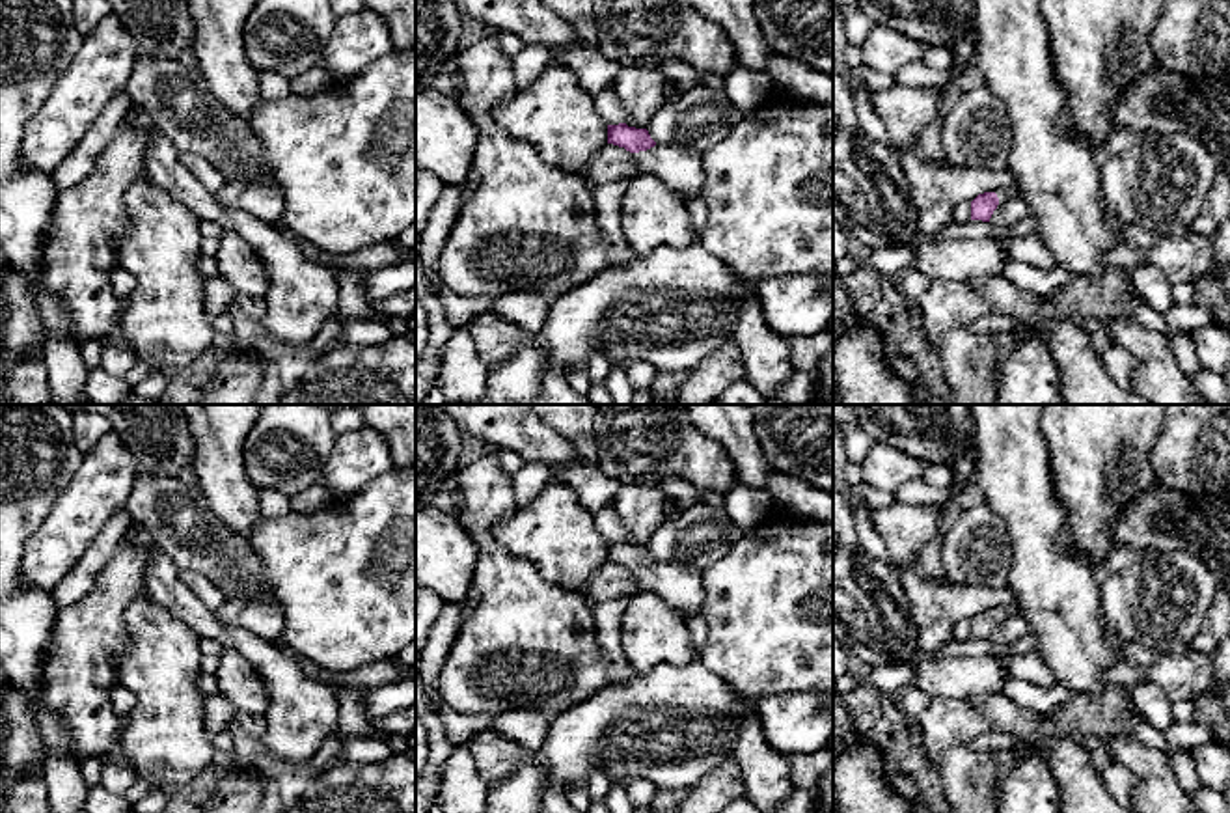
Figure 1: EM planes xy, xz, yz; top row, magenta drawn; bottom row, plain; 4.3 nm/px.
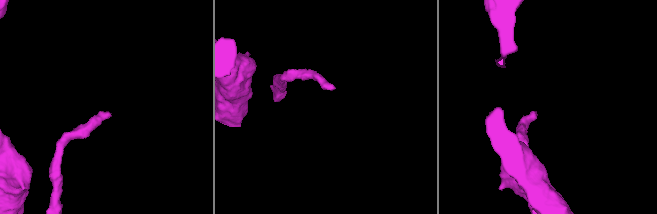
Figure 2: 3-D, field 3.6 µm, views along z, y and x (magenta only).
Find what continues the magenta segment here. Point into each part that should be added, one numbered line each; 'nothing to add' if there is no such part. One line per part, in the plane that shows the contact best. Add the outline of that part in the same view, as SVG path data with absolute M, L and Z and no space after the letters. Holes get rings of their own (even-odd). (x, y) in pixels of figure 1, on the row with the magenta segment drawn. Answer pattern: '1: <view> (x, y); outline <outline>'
1: xz (679, 166); outline M654 145L634 153L641 172L662 179L682 201L703 192L703 151L684 145Z

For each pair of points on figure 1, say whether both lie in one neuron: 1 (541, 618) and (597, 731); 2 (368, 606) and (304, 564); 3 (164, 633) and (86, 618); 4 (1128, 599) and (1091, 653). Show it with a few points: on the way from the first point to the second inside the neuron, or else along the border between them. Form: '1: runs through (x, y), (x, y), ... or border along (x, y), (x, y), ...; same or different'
1: border along (606, 687), (556, 716); different
2: runs through (353, 592), (332, 571), (319, 565); same
3: border along (144, 593), (125, 612), (125, 649), (116, 668); different
4: border along (1098, 575), (1098, 606), (1102, 612); different

